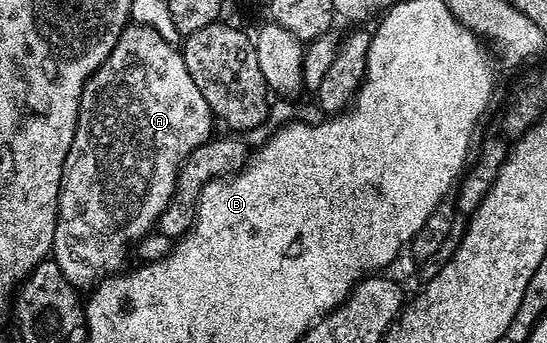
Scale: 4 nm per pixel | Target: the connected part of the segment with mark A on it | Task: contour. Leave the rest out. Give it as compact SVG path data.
M133 22L127 24L125 30L120 34L116 46L112 46L112 54L108 54L106 61L88 77L86 85L82 88L76 134L72 138L72 146L68 150L68 158L64 162L64 170L60 178L58 217L56 218L54 247L52 249L52 259L56 262L56 266L60 266L64 278L68 278L68 282L73 288L79 290L93 289L99 280L123 271L125 264L122 263L126 260L126 244L132 243L133 240L141 241L146 233L149 233L157 225L162 211L169 206L173 197L174 187L177 185L178 168L182 161L188 158L192 150L196 150L202 143L211 139L210 120L212 121L212 113L208 102L204 102L204 94L200 94L196 82L192 82L192 74L188 74L188 66L184 66L181 51L175 45L173 48L161 35L165 36L156 28L146 28L142 24Z

